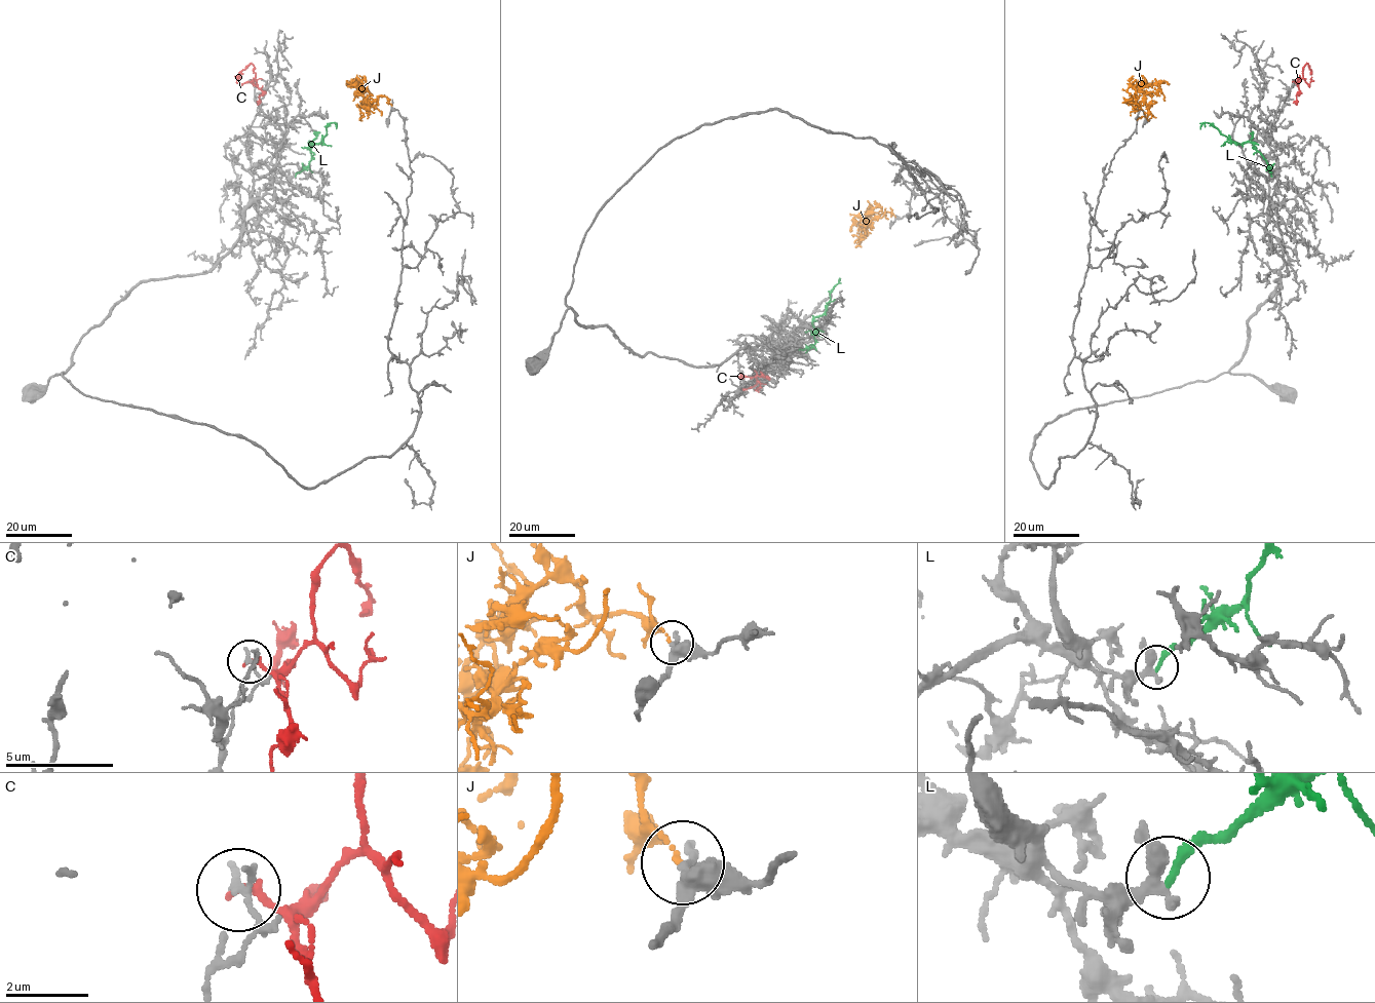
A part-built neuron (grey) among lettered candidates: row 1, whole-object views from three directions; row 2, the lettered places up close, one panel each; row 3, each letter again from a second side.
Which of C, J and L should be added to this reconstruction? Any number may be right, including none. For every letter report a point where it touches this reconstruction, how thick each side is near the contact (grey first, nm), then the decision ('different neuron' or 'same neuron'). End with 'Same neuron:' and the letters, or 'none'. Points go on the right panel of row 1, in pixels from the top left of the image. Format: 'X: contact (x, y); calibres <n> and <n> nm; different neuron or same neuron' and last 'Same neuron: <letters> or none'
C: contact (1293, 81); calibres 150 and 190 nm; different neuron
J: contact (1138, 105); calibres 160 and 140 nm; different neuron
L: contact (1271, 176); calibres 400 and 200 nm; same neuron
Same neuron: L

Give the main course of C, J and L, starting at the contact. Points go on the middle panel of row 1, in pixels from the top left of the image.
C: (756, 372), (758, 381), (747, 388)
J: (895, 217), (870, 205), (865, 227), (867, 221), (863, 215)
L: (799, 349), (809, 348), (815, 342), (813, 319), (823, 313), (839, 278)

